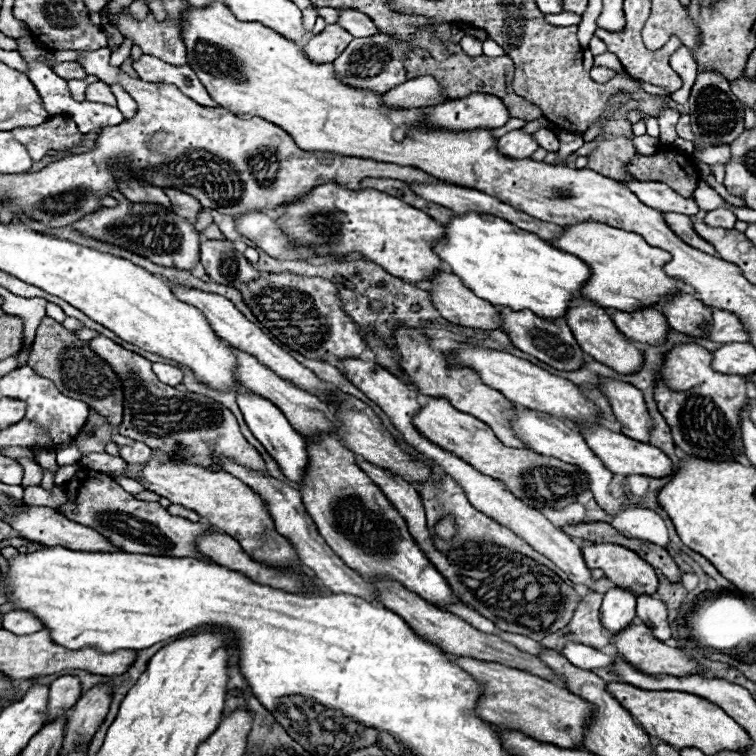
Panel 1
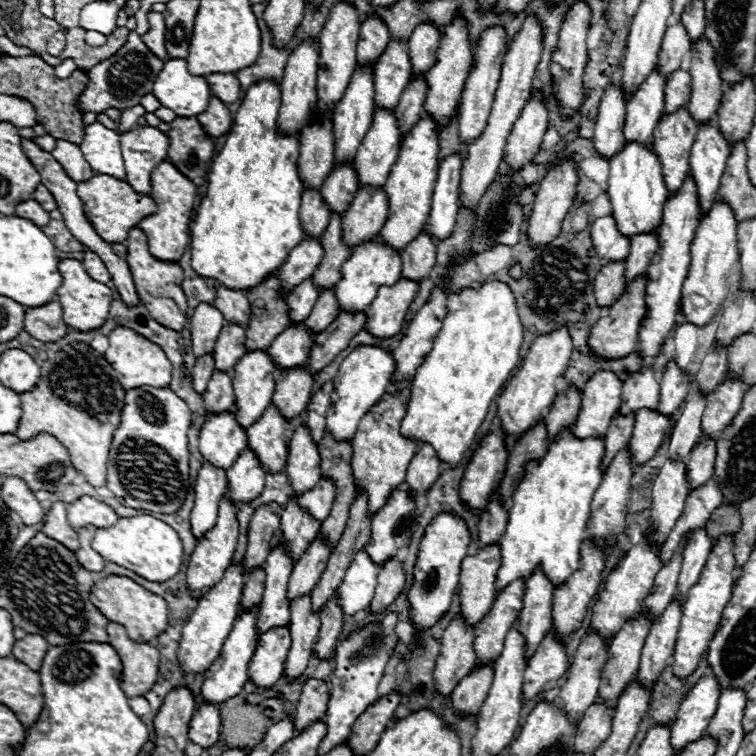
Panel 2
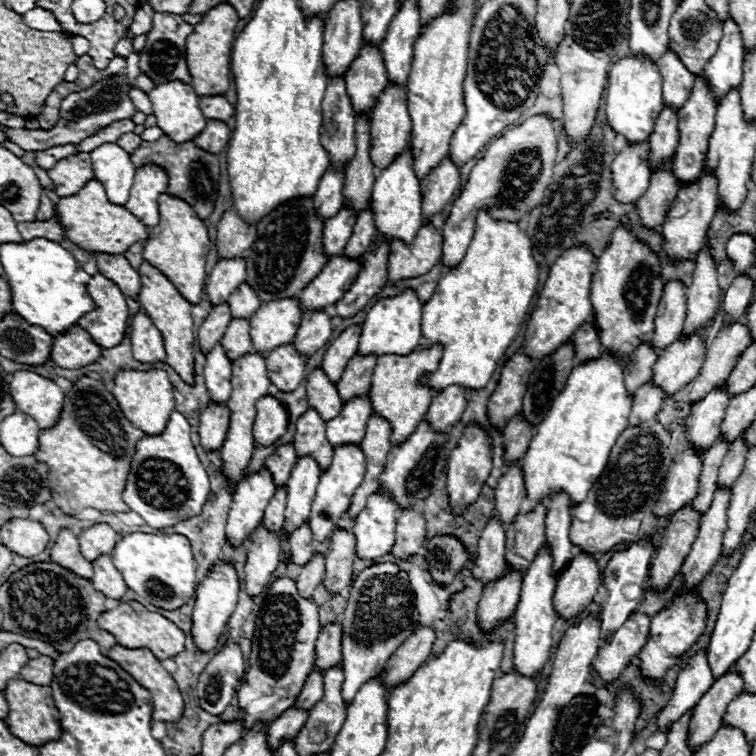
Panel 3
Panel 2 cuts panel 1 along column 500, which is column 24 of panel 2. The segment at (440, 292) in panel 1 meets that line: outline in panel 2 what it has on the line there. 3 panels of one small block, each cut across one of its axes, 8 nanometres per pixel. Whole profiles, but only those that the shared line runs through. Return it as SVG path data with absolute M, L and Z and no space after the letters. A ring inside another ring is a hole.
M54 300L42 308L26 310L24 316L24 330L40 340L40 342L58 342L68 334L68 326L62 320L62 310L60 304Z

